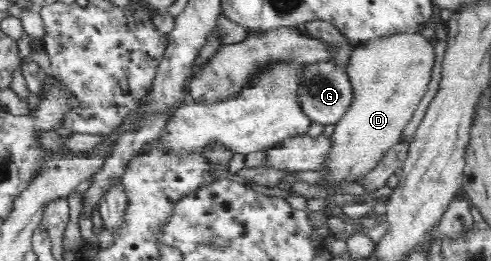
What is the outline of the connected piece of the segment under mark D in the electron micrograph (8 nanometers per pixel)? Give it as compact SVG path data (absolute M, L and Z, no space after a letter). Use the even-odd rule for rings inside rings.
M391 32L384 36L353 44L344 70L353 86L354 98L345 116L335 124L332 134L332 151L326 167L320 172L325 176L321 188L333 188L353 183L358 177L377 167L377 163L389 152L393 145L402 141L403 131L413 119L421 99L427 93L433 65L435 65L435 45L430 38L417 32Z

